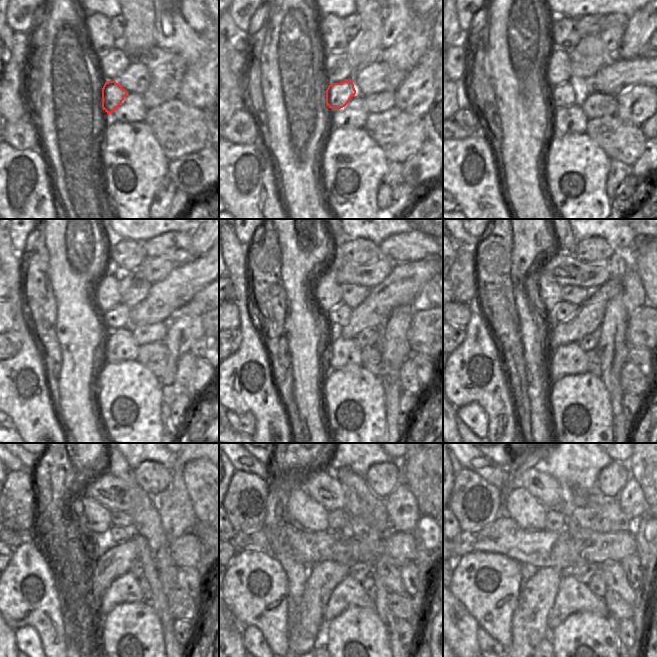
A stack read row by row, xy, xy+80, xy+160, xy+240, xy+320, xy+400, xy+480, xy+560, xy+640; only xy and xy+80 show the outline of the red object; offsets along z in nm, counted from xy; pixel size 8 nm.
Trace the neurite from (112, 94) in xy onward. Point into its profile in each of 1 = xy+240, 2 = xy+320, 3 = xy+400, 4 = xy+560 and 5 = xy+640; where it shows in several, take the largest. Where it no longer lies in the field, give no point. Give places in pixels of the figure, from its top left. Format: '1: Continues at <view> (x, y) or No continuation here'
1: Continues at xy+240 (117, 317)
2: Continues at xy+320 (338, 317)
3: Continues at xy+400 (563, 311)
4: Continues at xy+560 (345, 532)
5: Continues at xy+640 (568, 524).

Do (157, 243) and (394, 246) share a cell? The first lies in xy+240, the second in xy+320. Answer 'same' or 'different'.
same

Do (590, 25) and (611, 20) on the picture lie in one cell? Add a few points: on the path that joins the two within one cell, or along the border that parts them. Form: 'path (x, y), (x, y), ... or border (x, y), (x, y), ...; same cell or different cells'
path (595, 23), (606, 21); same cell

